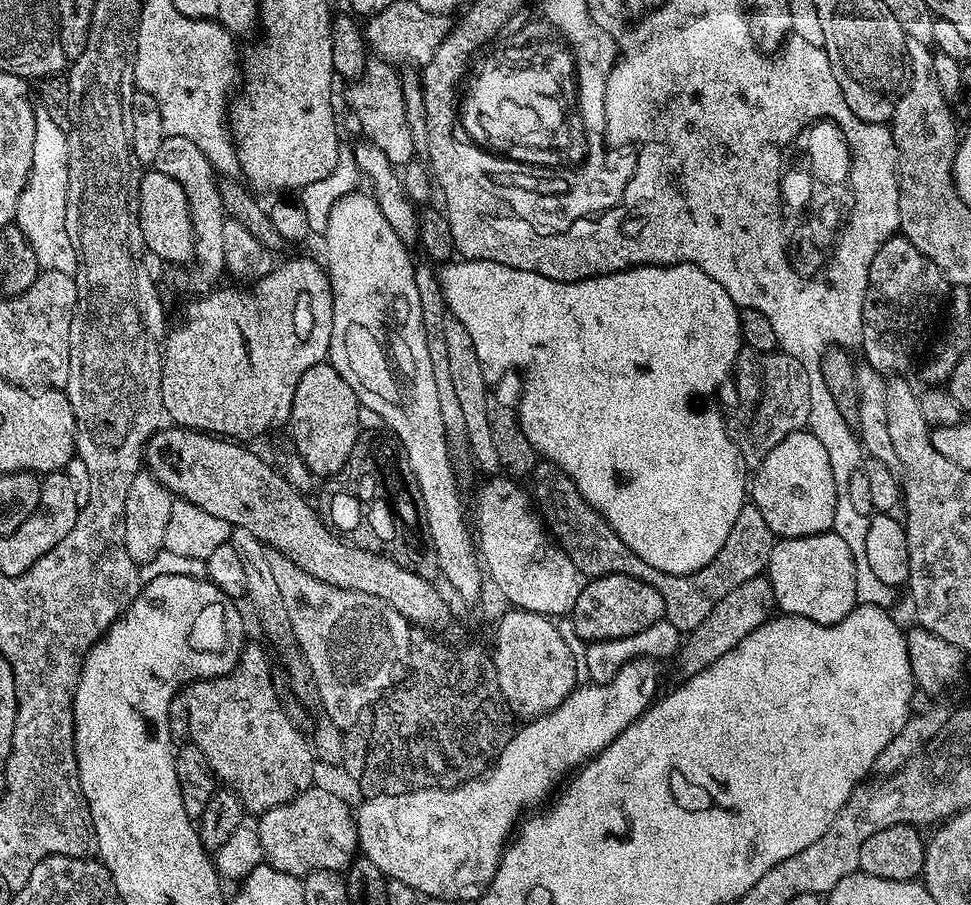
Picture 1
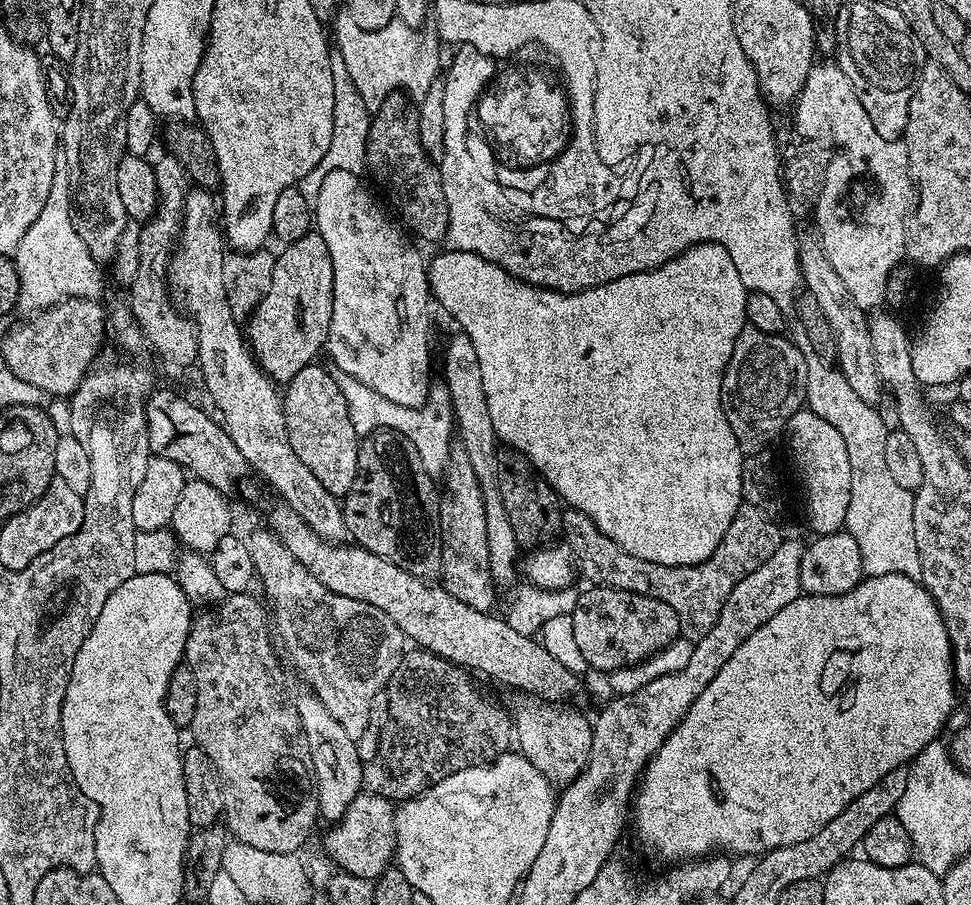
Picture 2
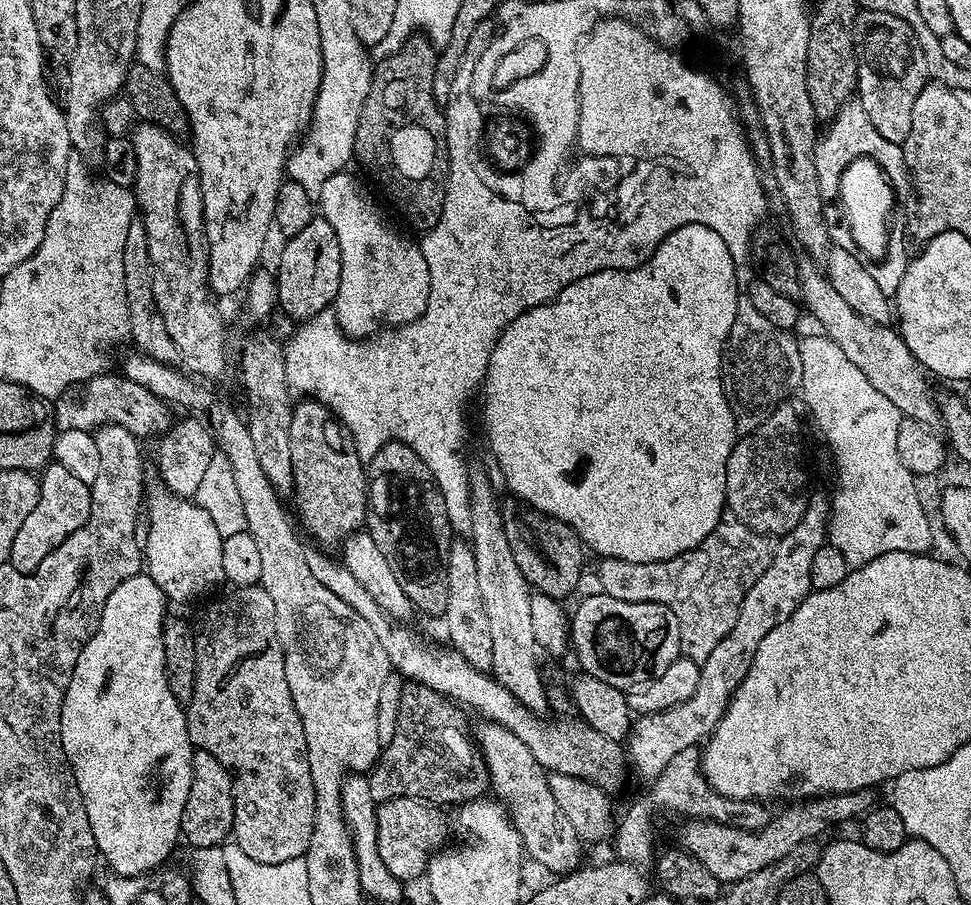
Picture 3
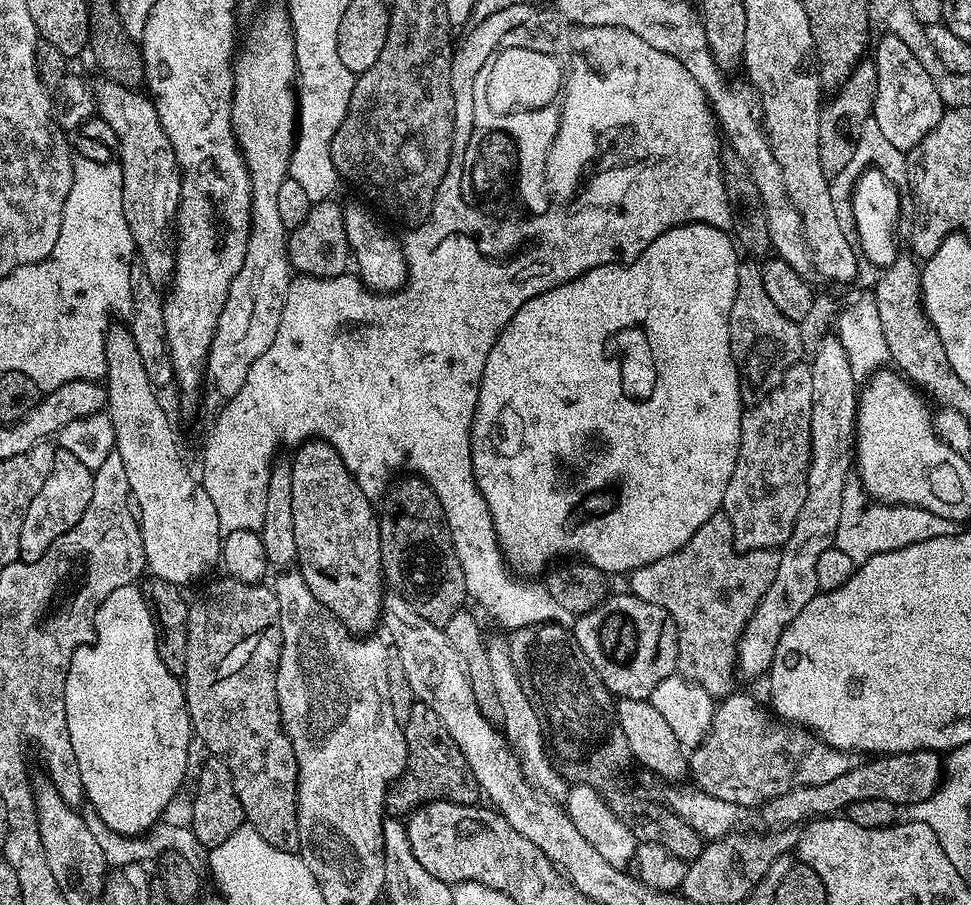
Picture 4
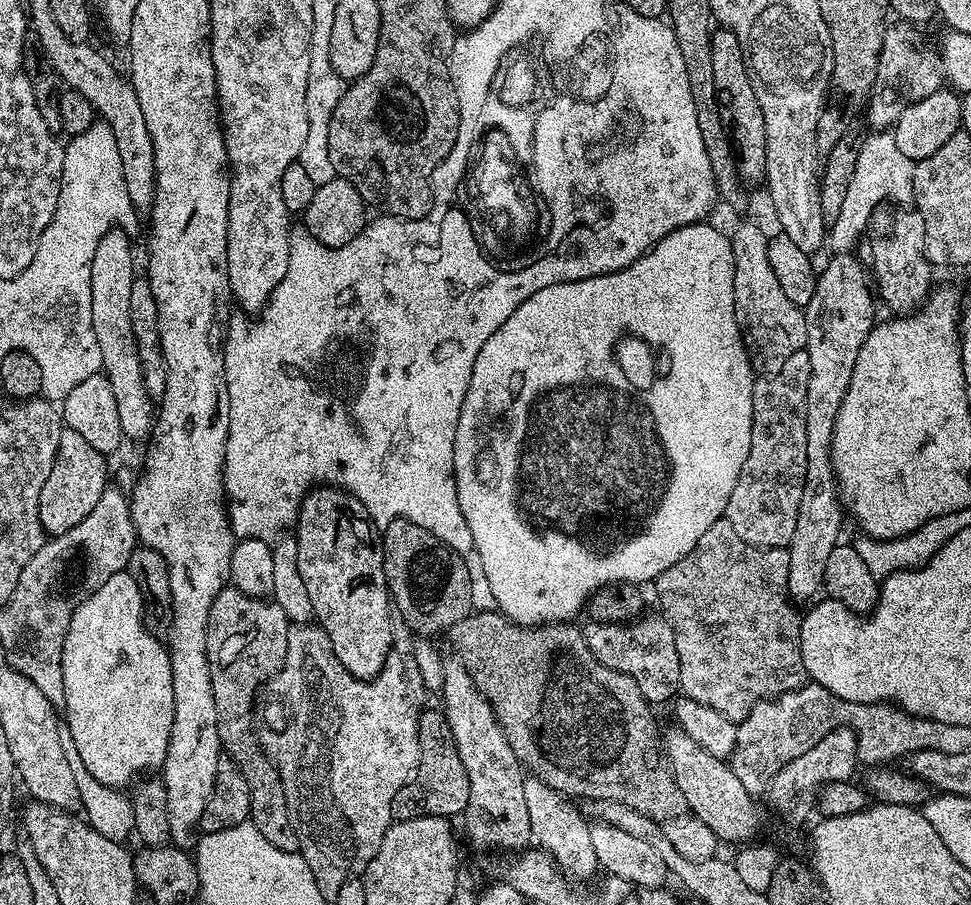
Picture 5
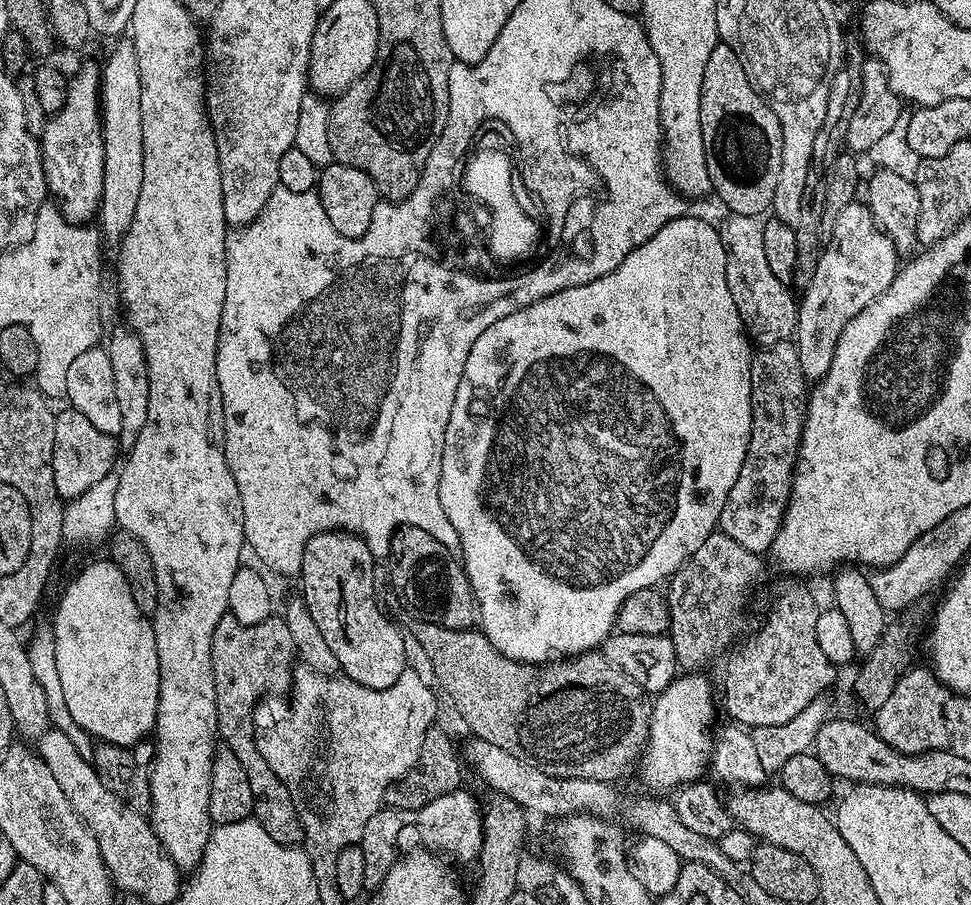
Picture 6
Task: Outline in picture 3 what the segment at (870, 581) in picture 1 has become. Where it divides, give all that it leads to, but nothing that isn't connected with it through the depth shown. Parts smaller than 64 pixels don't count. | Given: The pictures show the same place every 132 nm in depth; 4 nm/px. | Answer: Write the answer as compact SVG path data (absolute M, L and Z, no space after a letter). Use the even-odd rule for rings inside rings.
M808 336L799 341L802 358L799 391L804 392L804 404L812 411L813 422L820 427L836 455L836 493L830 496L827 543L846 558L849 569L866 566L866 562L874 562L874 558L891 552L931 553L932 524L916 489L917 477L898 458L898 426L902 419L898 406L874 388L874 382L850 362L830 337L817 336L817 340Z

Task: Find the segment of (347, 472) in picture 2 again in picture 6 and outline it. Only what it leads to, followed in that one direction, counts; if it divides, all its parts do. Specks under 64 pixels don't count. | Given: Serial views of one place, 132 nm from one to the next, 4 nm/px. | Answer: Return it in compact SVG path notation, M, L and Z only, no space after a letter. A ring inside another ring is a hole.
M343 530L314 534L305 544L298 581L310 610L310 618L322 630L326 646L338 658L339 671L354 682L374 690L386 690L409 667L404 636L384 617L376 601L376 588L366 569L374 563L362 537Z

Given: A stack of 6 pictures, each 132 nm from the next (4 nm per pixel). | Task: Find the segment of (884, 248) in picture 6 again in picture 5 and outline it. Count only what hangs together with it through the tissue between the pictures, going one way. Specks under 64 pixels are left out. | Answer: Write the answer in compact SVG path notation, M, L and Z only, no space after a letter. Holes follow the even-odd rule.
M836 254L831 258L833 260L817 275L814 298L810 298L807 308L804 309L810 378L806 390L806 482L802 486L802 502L798 506L798 526L794 526L794 538L790 538L787 546L790 558L788 595L793 601L808 599L811 601L817 595L815 592L821 591L826 558L830 558L830 550L834 550L842 540L840 527L843 526L844 520L846 521L846 512L841 505L836 475L832 470L834 422L838 416L842 398L846 396L846 386L850 386L850 374L854 370L854 362L858 362L858 350L862 350L862 342L866 342L868 332L874 326L874 319L872 320L874 292L870 287L870 276L865 265L863 268L855 260L857 257L852 254Z

